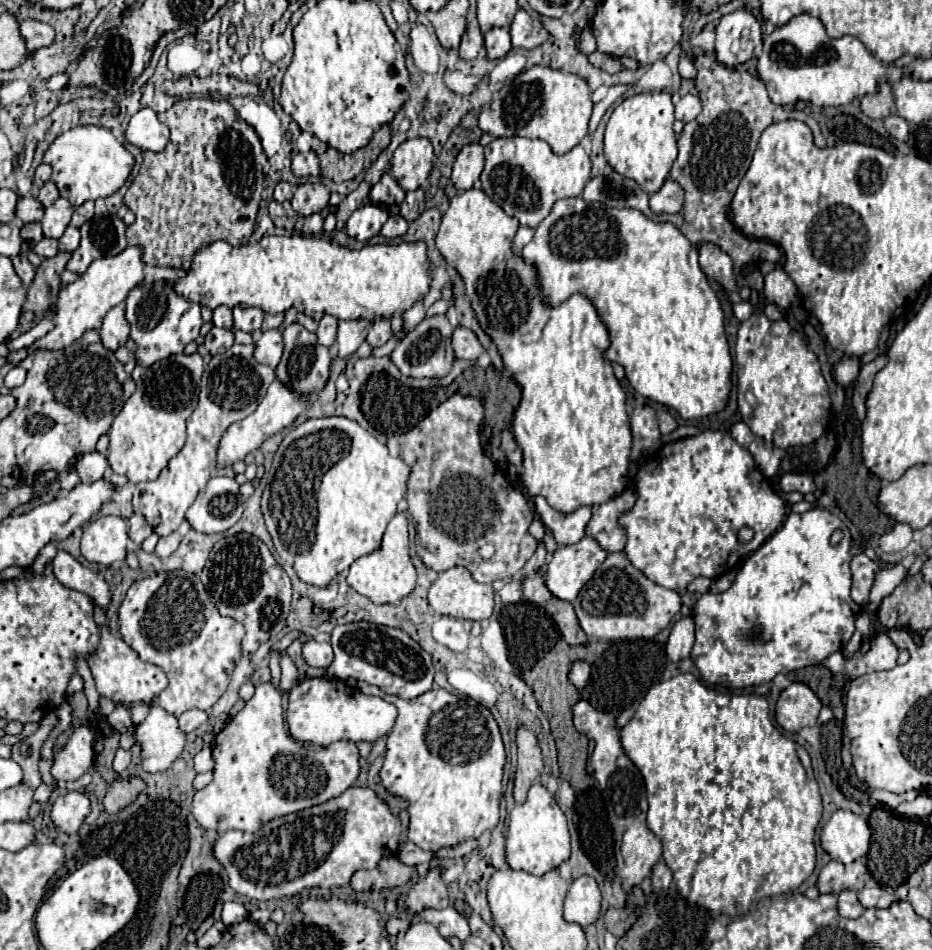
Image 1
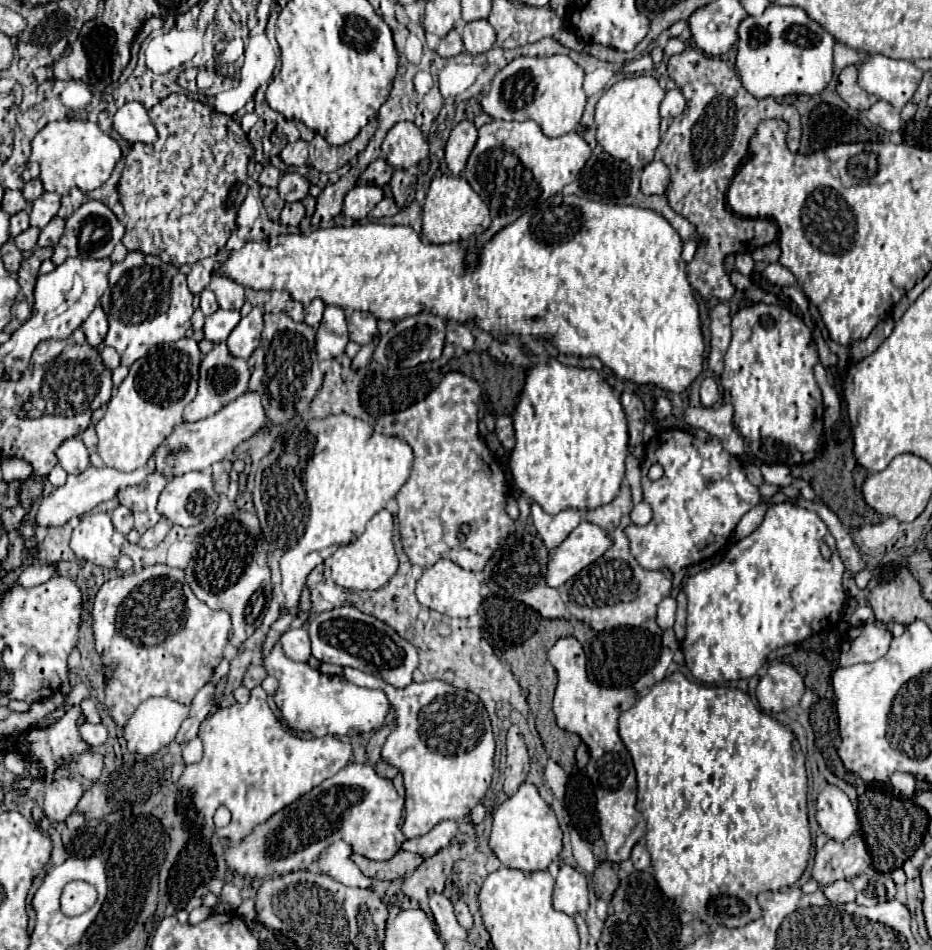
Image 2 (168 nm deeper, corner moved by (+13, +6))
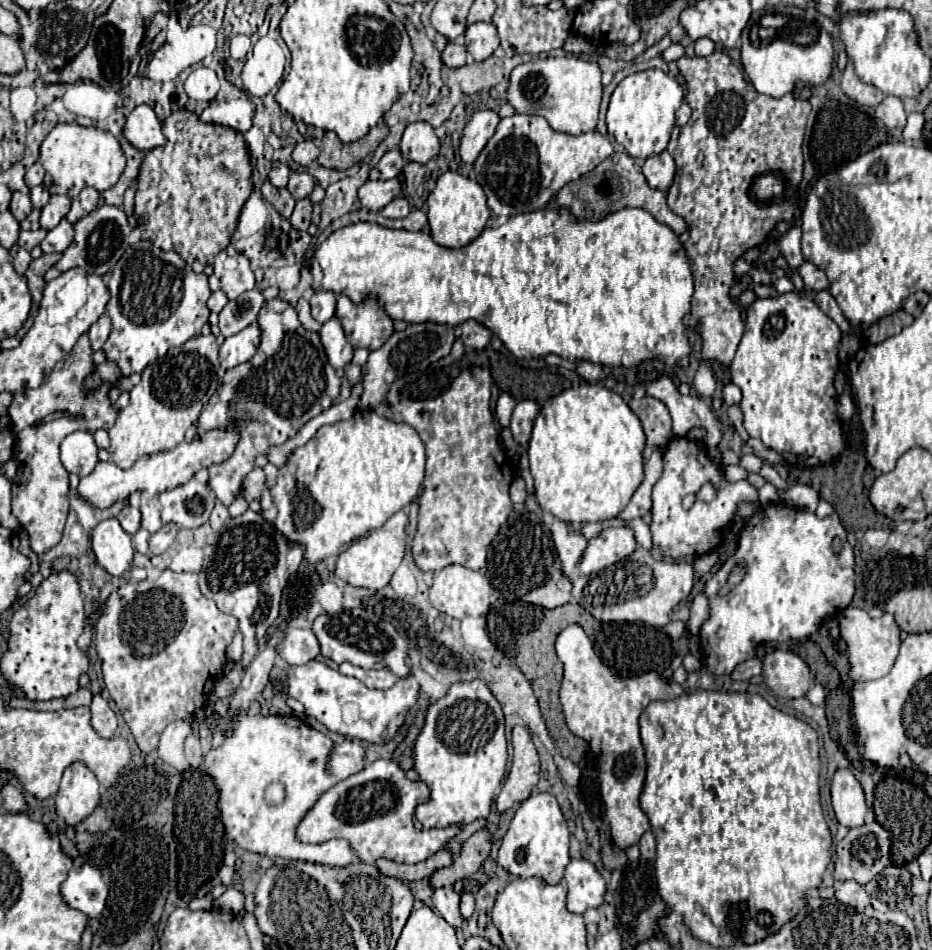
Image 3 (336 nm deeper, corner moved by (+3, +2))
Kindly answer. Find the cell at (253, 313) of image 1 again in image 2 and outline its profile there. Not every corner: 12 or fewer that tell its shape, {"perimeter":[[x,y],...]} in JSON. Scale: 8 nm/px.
{"perimeter":[[211,278],[223,310],[241,310],[245,304],[243,286],[229,278]]}

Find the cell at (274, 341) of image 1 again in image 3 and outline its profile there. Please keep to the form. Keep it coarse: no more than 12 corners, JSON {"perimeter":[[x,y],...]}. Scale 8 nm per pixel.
{"perimeter":[[259,324],[225,338],[221,368],[251,360],[259,348]]}

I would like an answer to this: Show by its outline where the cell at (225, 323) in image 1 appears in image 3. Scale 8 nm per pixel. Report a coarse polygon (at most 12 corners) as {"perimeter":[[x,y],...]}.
{"perimeter":[[223,290],[211,294],[207,306],[219,314],[229,298]]}

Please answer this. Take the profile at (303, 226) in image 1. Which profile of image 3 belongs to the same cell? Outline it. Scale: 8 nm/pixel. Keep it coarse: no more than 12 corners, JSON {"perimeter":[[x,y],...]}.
{"perimeter":[[299,200],[289,220],[297,230],[311,224],[311,200]]}

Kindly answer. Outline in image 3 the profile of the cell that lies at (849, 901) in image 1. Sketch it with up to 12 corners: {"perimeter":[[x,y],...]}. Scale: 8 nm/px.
{"perimeter":[[839,882],[835,898],[863,910],[869,904],[865,888],[857,882]]}

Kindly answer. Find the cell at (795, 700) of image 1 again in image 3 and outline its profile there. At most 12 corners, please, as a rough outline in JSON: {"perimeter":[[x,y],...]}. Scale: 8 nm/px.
{"perimeter":[[777,648],[763,658],[765,684],[783,698],[811,686],[807,664]]}

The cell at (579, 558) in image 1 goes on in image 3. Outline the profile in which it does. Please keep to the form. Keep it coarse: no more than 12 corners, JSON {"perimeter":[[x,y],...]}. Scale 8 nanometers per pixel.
{"perimeter":[[611,526],[589,542],[579,572],[599,572],[633,554],[629,526]]}

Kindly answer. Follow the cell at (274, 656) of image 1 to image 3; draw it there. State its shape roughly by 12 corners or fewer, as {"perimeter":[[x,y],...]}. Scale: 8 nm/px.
{"perimeter":[[295,544],[287,554],[287,565],[291,576],[297,573],[303,548]]}

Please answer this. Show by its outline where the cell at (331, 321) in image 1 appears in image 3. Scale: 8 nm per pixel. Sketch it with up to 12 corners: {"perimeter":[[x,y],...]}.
{"perimeter":[[315,290],[309,298],[313,318],[321,324],[335,316],[335,294]]}

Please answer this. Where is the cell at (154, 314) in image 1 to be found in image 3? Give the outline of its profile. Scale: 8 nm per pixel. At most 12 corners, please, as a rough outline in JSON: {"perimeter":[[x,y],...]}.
{"perimeter":[[149,240],[113,266],[103,344],[143,372],[209,318],[207,276]]}

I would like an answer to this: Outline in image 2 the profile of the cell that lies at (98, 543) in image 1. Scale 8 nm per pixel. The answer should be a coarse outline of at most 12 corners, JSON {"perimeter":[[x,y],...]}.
{"perimeter":[[85,514],[73,530],[77,558],[113,568],[119,548],[111,542],[109,514]]}

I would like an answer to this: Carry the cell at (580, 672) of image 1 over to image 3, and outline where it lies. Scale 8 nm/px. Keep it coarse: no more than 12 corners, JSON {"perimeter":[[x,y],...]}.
{"perimeter":[[569,624],[569,730],[599,766],[605,819],[619,848],[651,828],[639,806],[639,716],[675,694],[657,672],[621,678]]}

